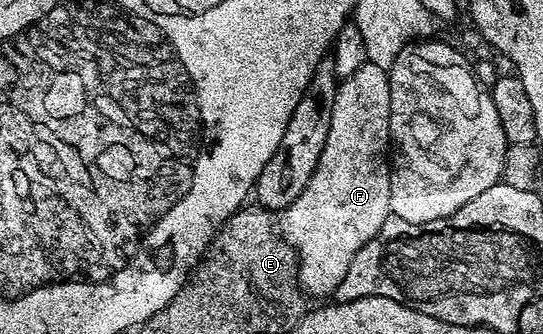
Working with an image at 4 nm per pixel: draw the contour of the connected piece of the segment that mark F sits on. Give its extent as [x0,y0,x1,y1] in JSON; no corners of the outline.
[278,62,390,296]

